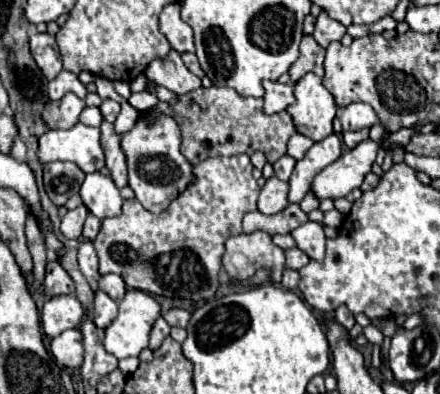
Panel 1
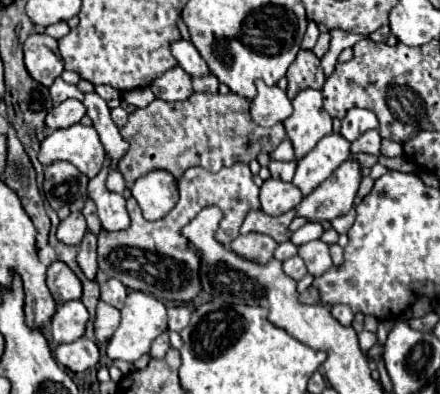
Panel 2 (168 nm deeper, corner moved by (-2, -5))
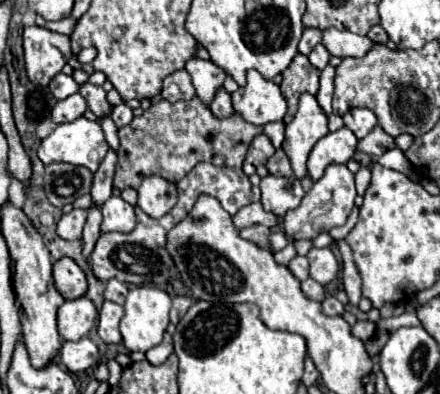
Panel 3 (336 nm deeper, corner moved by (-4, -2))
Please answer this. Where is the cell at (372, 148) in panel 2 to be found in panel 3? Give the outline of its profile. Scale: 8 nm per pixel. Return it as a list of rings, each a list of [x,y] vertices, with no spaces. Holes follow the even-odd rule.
[[[376,126],[368,136],[364,136],[362,140],[358,140],[358,150],[364,152],[364,154],[368,154],[368,156],[372,156],[372,158],[382,156],[390,148],[396,148],[396,142],[380,126]]]

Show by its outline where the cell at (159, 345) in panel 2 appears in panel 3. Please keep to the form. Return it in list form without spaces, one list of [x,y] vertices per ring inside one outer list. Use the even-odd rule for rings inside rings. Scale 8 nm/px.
[[[166,332],[164,334],[164,340],[158,344],[158,346],[154,346],[154,348],[150,348],[148,352],[146,352],[146,358],[148,358],[148,362],[150,364],[154,364],[154,366],[158,366],[158,364],[162,364],[162,362],[166,362],[166,358],[172,354],[172,336]]]

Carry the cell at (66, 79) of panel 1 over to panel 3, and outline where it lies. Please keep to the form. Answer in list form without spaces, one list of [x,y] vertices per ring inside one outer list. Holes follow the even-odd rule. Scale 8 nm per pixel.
[[[58,72],[52,80],[50,80],[50,92],[58,98],[58,100],[64,100],[72,94],[76,94],[80,90],[80,86],[74,82],[72,76],[66,76],[64,72]]]

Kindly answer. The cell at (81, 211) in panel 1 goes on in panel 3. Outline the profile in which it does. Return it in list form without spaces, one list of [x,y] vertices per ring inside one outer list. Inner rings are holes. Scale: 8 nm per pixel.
[[[72,210],[58,222],[58,236],[64,240],[82,240],[82,228],[86,222],[86,210]]]

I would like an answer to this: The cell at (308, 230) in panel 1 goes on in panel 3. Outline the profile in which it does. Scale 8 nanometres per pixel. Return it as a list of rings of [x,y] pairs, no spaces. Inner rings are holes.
[[[312,248],[308,260],[310,260],[310,278],[320,282],[322,286],[330,284],[338,276],[340,262],[336,260],[330,248]]]

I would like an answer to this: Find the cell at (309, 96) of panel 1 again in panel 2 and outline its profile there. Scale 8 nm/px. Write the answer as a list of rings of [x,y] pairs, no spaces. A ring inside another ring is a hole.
[[[302,89],[292,105],[294,113],[284,121],[284,127],[294,145],[296,159],[302,159],[324,135],[332,133],[332,117],[324,111],[318,89]]]

